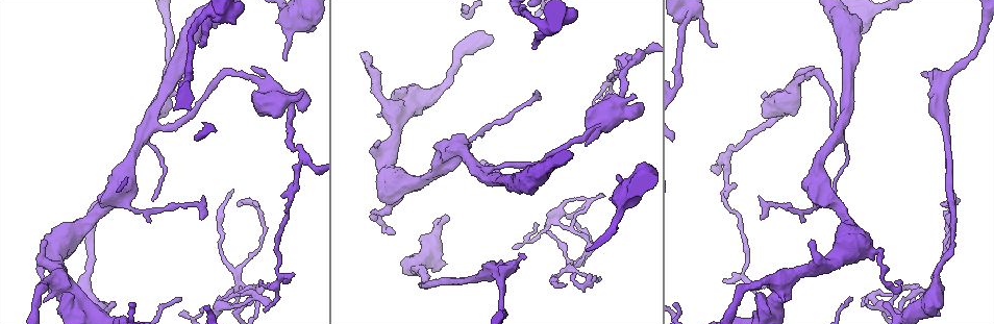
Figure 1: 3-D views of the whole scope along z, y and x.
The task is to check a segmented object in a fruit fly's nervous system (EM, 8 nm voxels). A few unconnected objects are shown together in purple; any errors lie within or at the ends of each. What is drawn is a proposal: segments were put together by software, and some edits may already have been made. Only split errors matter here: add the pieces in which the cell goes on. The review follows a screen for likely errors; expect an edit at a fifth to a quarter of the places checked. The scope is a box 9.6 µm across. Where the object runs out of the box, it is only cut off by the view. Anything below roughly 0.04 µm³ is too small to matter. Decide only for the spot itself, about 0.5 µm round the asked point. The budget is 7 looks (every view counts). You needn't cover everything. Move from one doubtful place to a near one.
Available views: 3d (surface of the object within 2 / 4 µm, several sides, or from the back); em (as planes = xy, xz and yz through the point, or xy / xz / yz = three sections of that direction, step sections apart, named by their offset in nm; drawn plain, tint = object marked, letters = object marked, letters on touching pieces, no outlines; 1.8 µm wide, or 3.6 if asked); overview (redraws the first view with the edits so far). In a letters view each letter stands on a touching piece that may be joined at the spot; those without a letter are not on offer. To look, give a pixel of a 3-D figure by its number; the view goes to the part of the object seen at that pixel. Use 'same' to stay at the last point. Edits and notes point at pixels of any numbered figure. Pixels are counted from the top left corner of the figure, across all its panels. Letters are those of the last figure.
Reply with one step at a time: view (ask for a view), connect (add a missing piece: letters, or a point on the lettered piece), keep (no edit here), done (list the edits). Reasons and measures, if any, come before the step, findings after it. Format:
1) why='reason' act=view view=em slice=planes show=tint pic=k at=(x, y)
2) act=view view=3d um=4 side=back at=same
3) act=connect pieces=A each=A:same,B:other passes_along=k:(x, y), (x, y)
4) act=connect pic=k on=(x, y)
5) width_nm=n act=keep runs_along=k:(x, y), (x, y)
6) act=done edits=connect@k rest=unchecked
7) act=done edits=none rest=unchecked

why='abrupt turn' act=view view=em slice=planes show=letters pic=1 at=(871, 299)

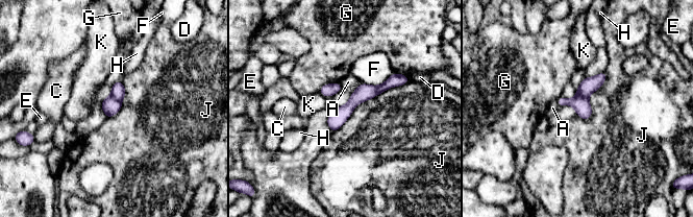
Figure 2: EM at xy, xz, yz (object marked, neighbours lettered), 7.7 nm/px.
act=keep each=A:other,C:other,D:other,E:other,F:other,G:other,H:other,J:other,K:other border=2:(362, 82), (349, 99), (338, 106) found='no lettered piece goes on from it'

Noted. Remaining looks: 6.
why='closes a loop' act=view view=em slice=xz step=8 show=tint pic=1 at=(236, 290)

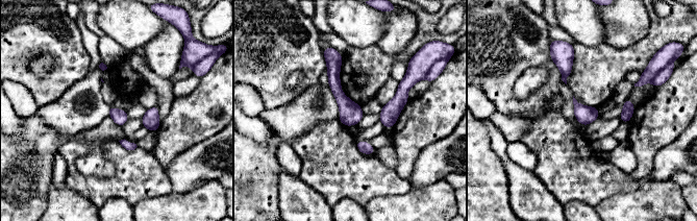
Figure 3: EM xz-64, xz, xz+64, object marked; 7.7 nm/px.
why='another direction' act=view view=em slice=planes show=letters at=same

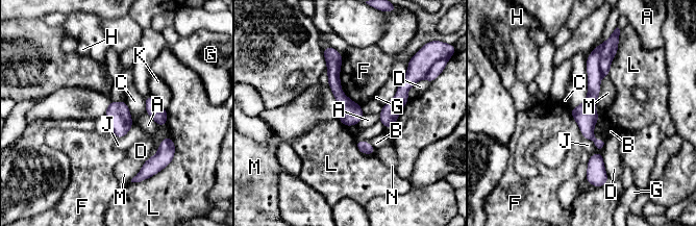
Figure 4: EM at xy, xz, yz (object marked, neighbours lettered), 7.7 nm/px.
longest_contact=M:340nm act=keep each=A:other,B:other,C:other,D:other,F:other,G:other,H:other,J:other,K:other,L:other,M:other,N:other runs_along=4:(599, 52), (588, 133), (601, 146) found='no lettered piece goes on from it'

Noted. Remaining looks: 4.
why='long arm stops here' act=view view=em um=3.6 slice=planes show=plain pic=1 at=(233, 190)

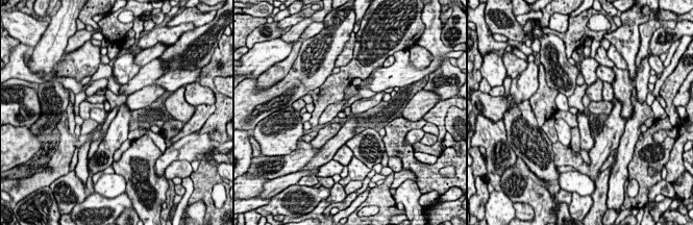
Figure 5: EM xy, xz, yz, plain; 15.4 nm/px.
why='see the neighbours' act=view view=em um=3.6 slice=planes show=letters at=same

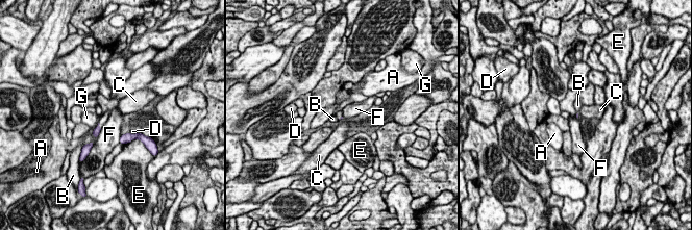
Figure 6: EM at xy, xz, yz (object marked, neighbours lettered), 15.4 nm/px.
longest_contact=E:260nm act=connect pieces=E each=A:other,B:other,C:other,D:other,E:same,F:other,G:other found='the cell continues'

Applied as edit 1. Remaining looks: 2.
act=done edits=connect@6 rest=unchecked

